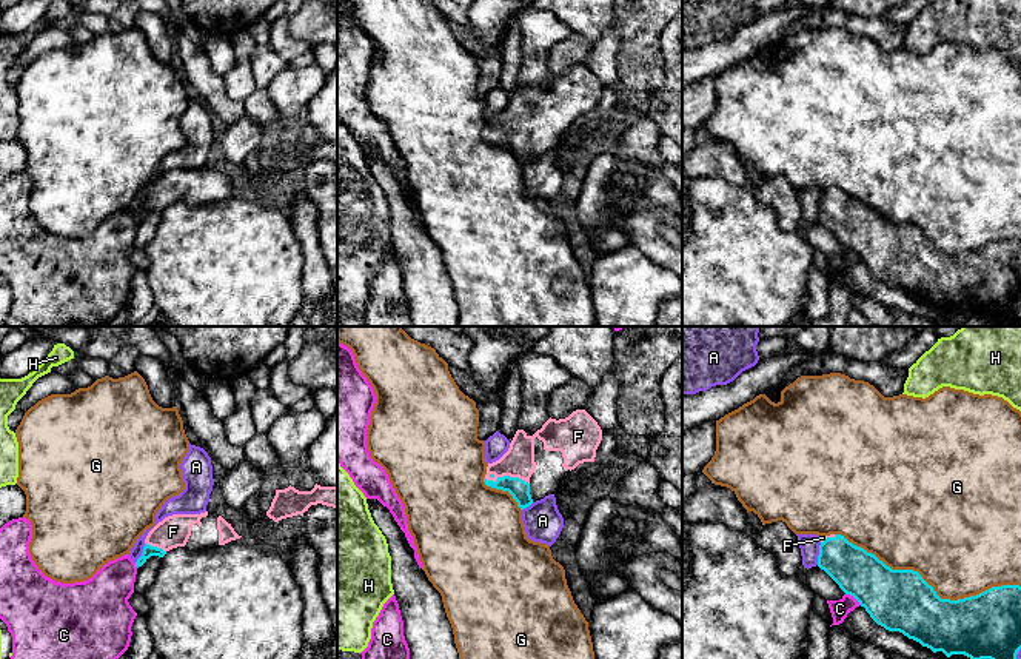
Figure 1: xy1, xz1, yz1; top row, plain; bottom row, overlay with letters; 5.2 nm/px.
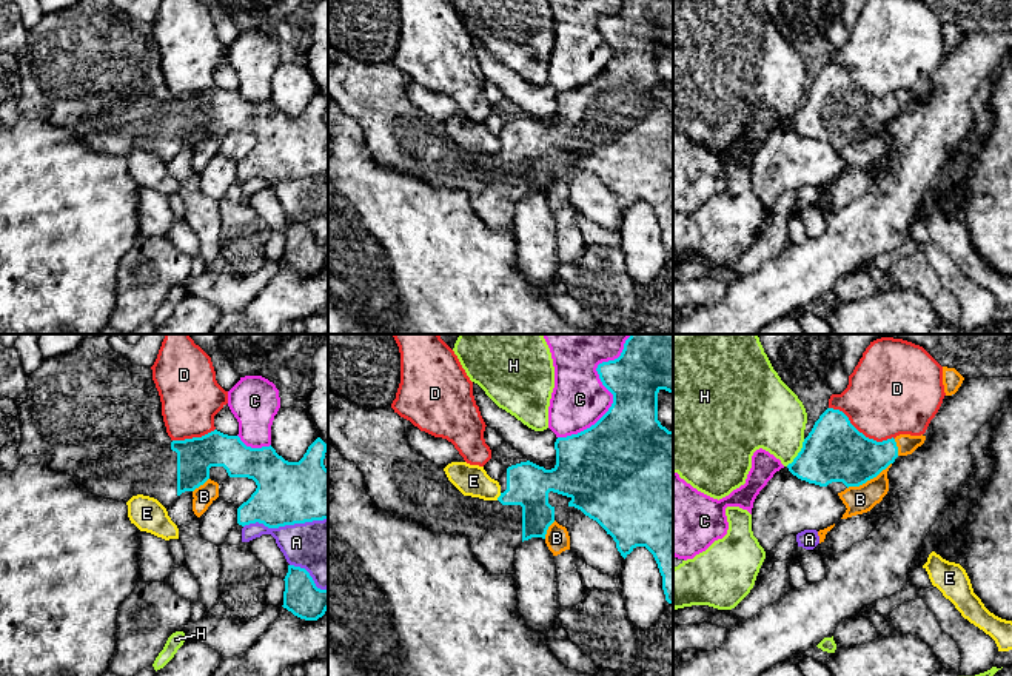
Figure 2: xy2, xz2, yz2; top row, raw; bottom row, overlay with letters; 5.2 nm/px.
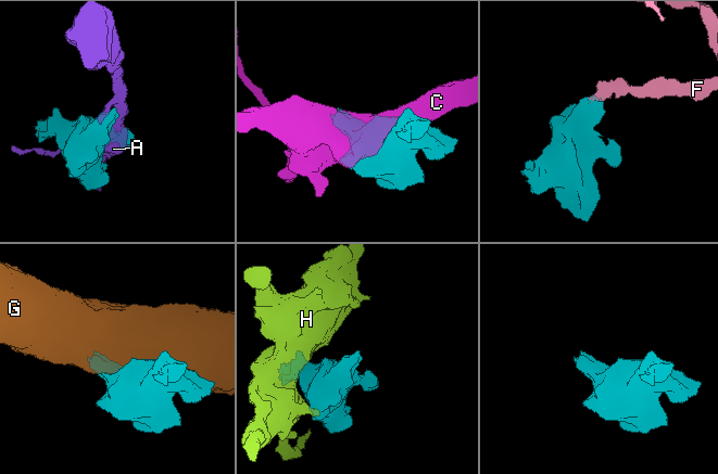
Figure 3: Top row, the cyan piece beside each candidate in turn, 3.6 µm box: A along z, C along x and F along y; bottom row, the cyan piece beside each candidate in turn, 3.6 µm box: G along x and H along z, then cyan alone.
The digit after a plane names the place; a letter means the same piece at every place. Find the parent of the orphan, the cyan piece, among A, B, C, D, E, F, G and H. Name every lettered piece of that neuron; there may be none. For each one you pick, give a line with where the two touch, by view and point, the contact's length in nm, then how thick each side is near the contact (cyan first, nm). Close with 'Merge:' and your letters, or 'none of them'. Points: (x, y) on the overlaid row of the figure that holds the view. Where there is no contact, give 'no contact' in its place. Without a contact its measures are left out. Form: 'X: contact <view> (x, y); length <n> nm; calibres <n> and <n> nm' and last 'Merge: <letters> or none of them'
F: contact xz1 (507, 476); length 240 nm; calibres 100 and 160 nm
Merge: F

